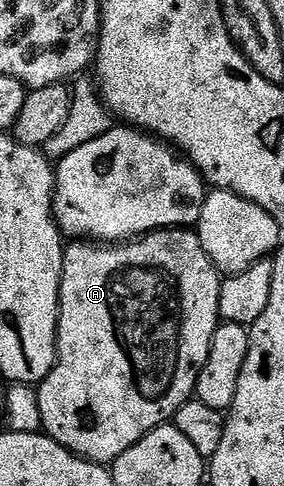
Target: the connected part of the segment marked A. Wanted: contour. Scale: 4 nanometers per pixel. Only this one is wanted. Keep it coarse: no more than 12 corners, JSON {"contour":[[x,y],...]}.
{"contour":[[191,228],[64,249],[42,433],[110,464],[192,401]]}

